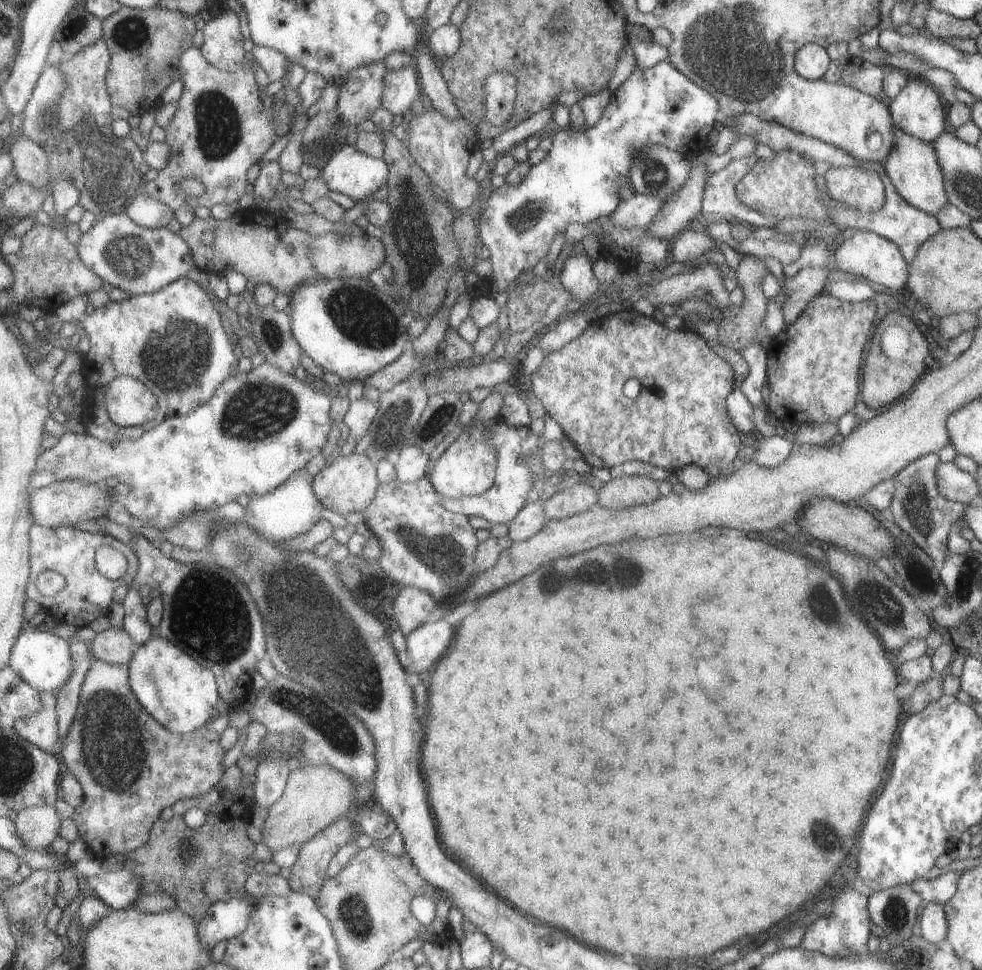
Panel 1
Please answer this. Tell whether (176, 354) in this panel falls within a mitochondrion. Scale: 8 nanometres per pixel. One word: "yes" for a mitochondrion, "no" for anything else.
yes

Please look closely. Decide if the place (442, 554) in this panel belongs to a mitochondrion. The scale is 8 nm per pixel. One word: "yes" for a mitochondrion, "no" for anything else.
yes

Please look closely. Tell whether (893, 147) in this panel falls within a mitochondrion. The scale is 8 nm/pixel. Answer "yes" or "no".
no

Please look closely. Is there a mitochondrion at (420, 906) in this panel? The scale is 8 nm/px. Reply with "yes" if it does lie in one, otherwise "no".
no

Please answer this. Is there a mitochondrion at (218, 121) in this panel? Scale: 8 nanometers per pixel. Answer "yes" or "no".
yes

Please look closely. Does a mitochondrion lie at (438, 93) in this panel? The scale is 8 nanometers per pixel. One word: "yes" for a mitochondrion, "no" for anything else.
no

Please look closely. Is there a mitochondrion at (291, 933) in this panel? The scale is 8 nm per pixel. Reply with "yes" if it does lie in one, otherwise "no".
no

